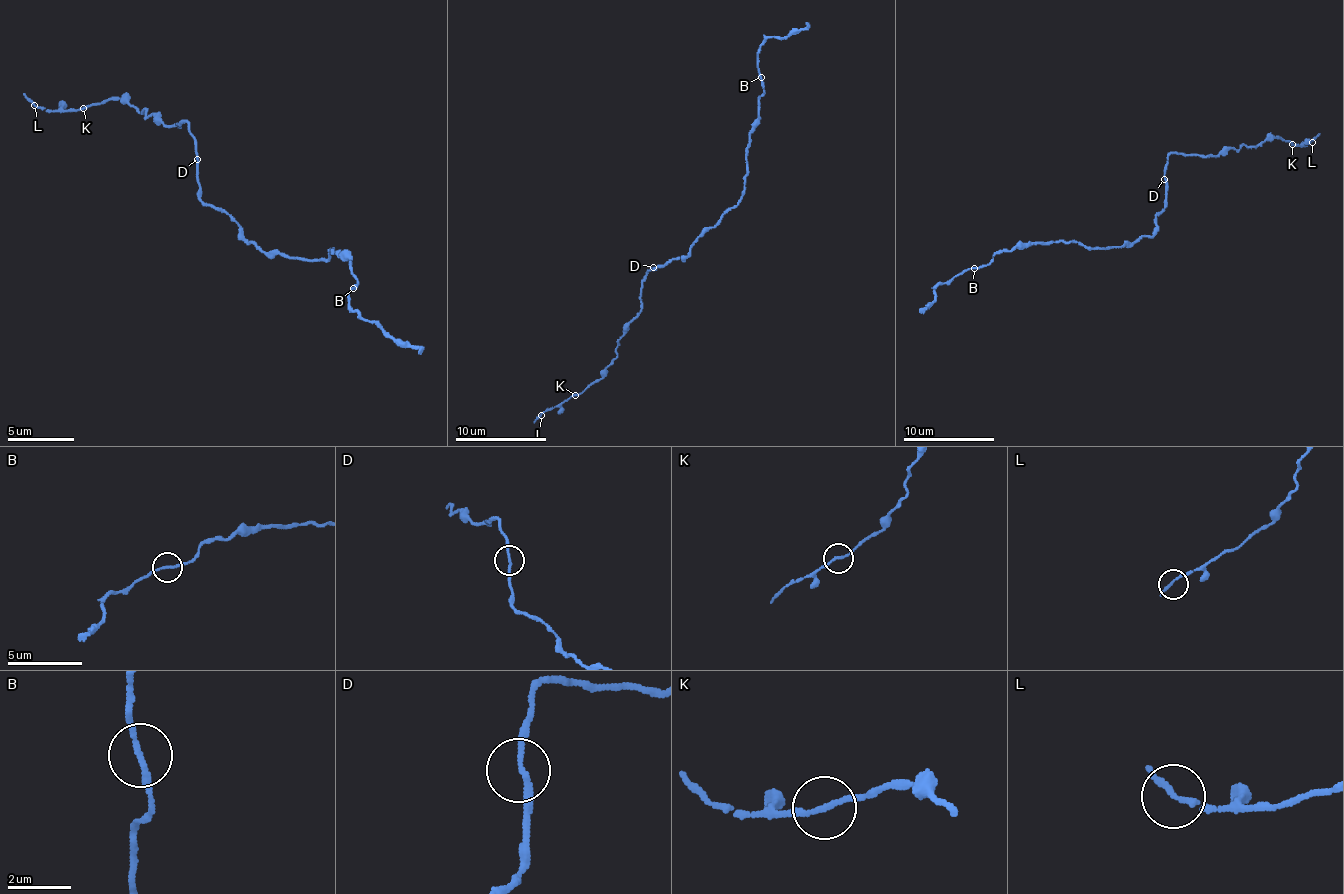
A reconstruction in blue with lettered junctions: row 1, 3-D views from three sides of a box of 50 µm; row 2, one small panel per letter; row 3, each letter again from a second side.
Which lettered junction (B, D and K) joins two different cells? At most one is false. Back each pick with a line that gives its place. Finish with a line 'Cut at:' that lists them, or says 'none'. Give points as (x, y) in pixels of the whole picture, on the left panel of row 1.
Cut at: none

